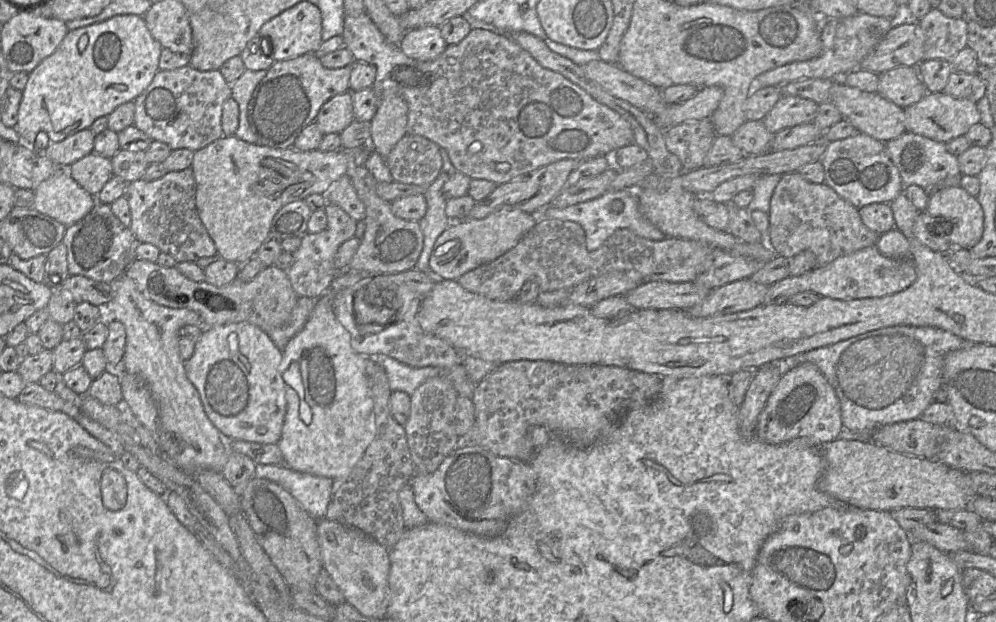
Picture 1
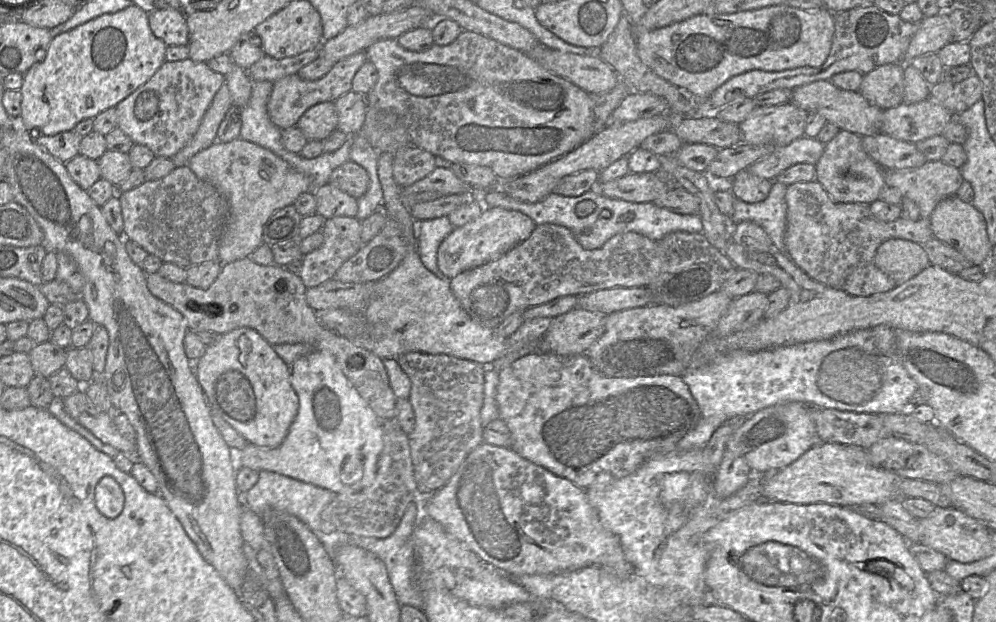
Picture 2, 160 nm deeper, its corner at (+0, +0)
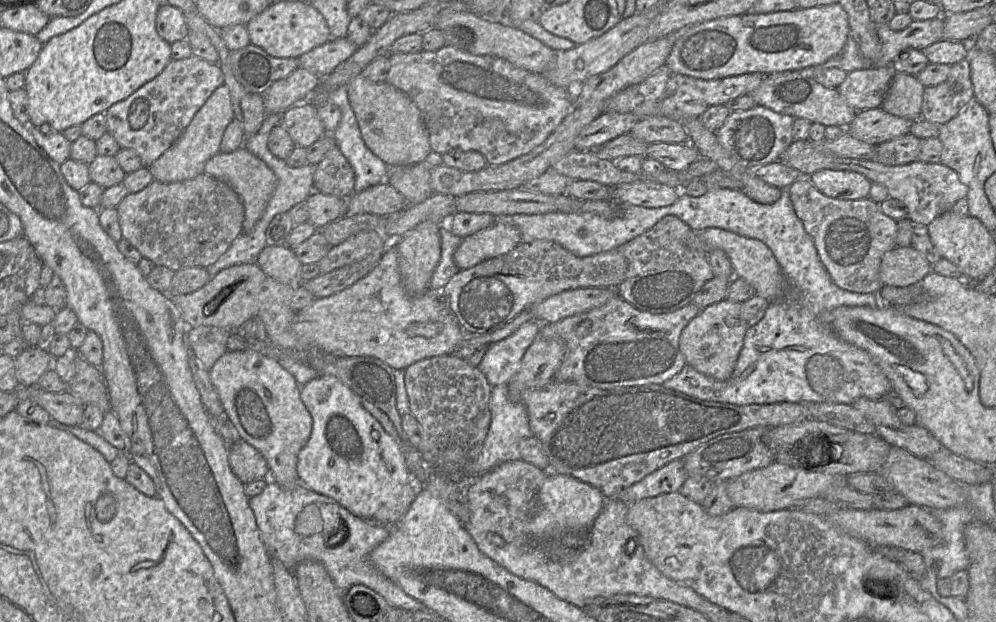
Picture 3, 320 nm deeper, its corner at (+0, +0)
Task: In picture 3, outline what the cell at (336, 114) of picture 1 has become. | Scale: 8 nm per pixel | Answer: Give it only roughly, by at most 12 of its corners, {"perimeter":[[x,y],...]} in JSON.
{"perimeter":[[313,102],[282,114],[280,125],[295,146],[307,148],[326,134]]}

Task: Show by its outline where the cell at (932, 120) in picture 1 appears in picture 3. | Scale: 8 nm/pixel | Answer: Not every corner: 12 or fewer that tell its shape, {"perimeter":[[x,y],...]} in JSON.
{"perimeter":[[880,107],[846,131],[873,146],[910,133],[914,120]]}

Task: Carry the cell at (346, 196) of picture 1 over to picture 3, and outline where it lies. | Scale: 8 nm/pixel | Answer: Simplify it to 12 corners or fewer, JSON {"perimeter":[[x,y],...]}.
{"perimeter":[[311,193],[308,222],[317,229],[344,217],[347,198]]}

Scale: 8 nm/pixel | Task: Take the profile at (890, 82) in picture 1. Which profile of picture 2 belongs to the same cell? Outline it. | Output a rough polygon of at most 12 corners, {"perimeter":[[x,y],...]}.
{"perimeter":[[904,64],[864,74],[858,92],[882,110],[904,102]]}

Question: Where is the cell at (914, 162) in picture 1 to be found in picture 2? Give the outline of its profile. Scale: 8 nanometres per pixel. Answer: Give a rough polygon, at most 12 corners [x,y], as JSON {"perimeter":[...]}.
{"perimeter":[[878,133],[864,151],[884,170],[927,162],[915,143]]}

